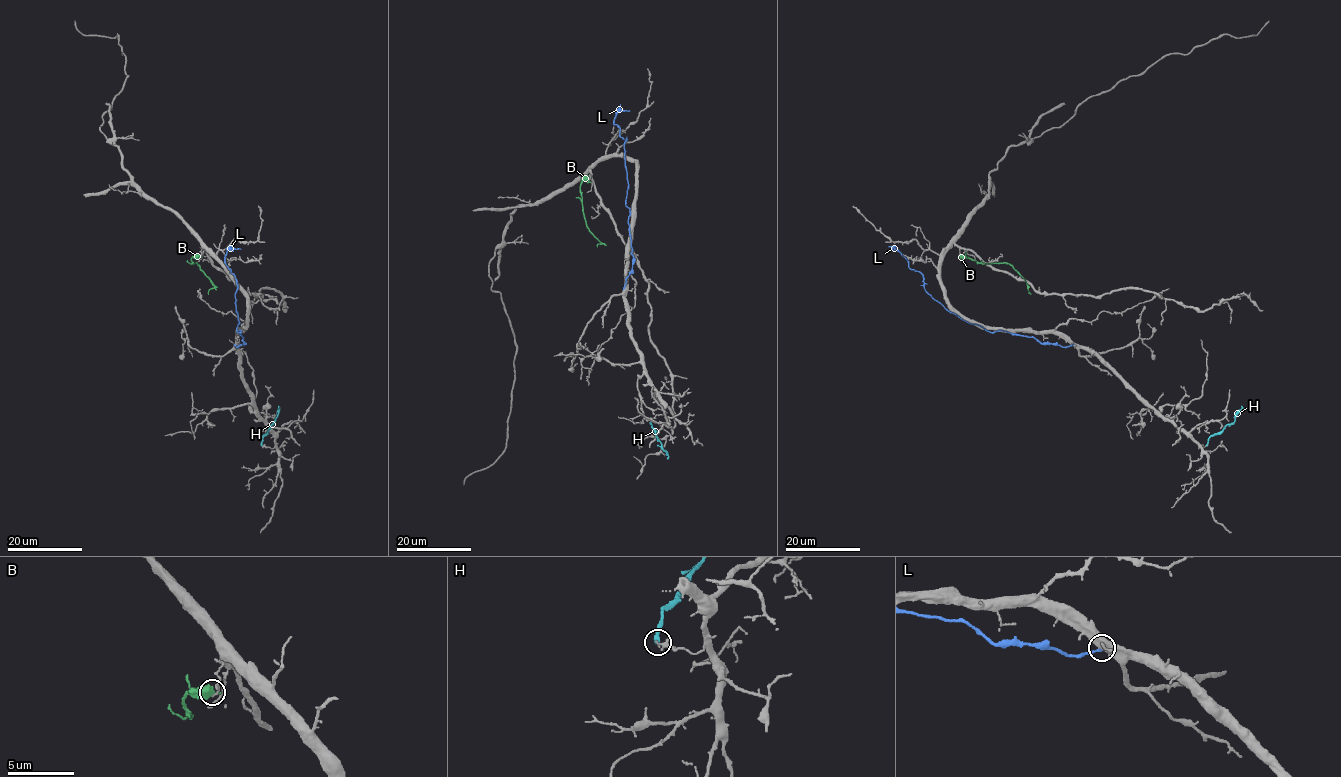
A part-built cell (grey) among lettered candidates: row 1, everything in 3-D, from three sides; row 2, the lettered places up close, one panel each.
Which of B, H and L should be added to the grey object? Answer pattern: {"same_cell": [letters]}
{"same_cell": []}

